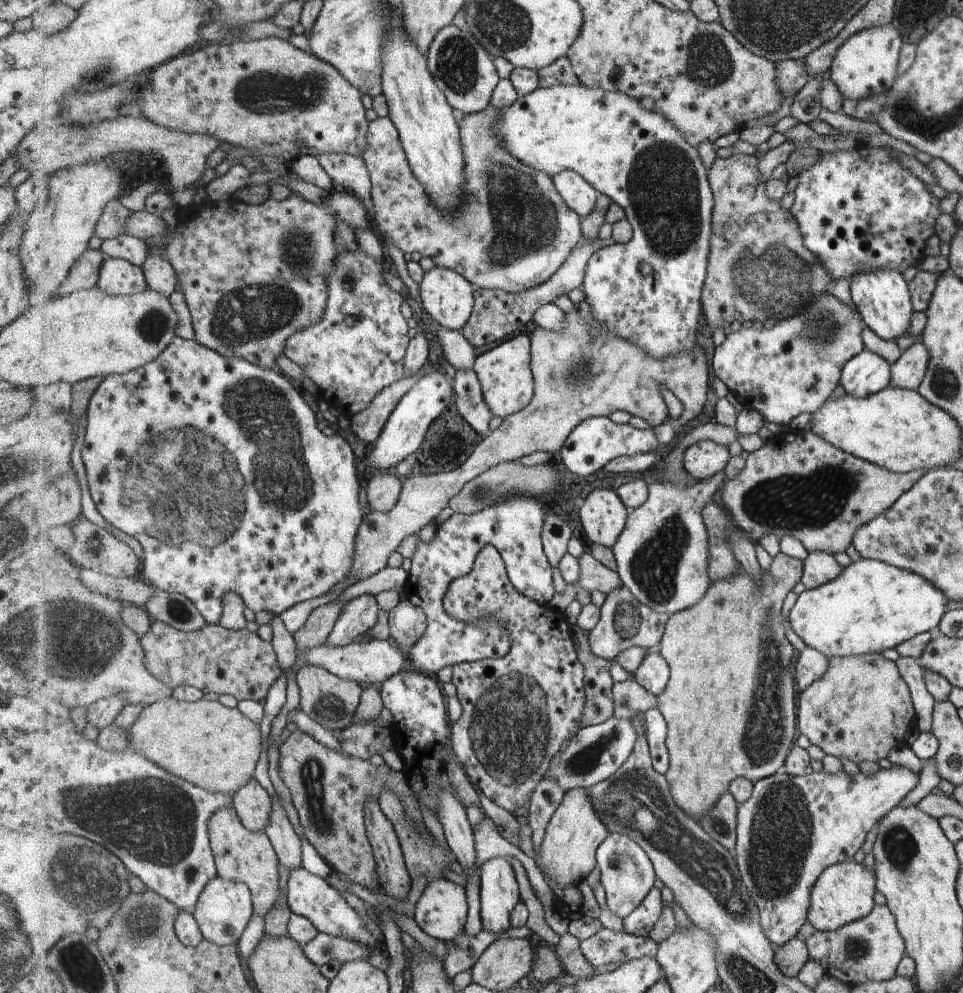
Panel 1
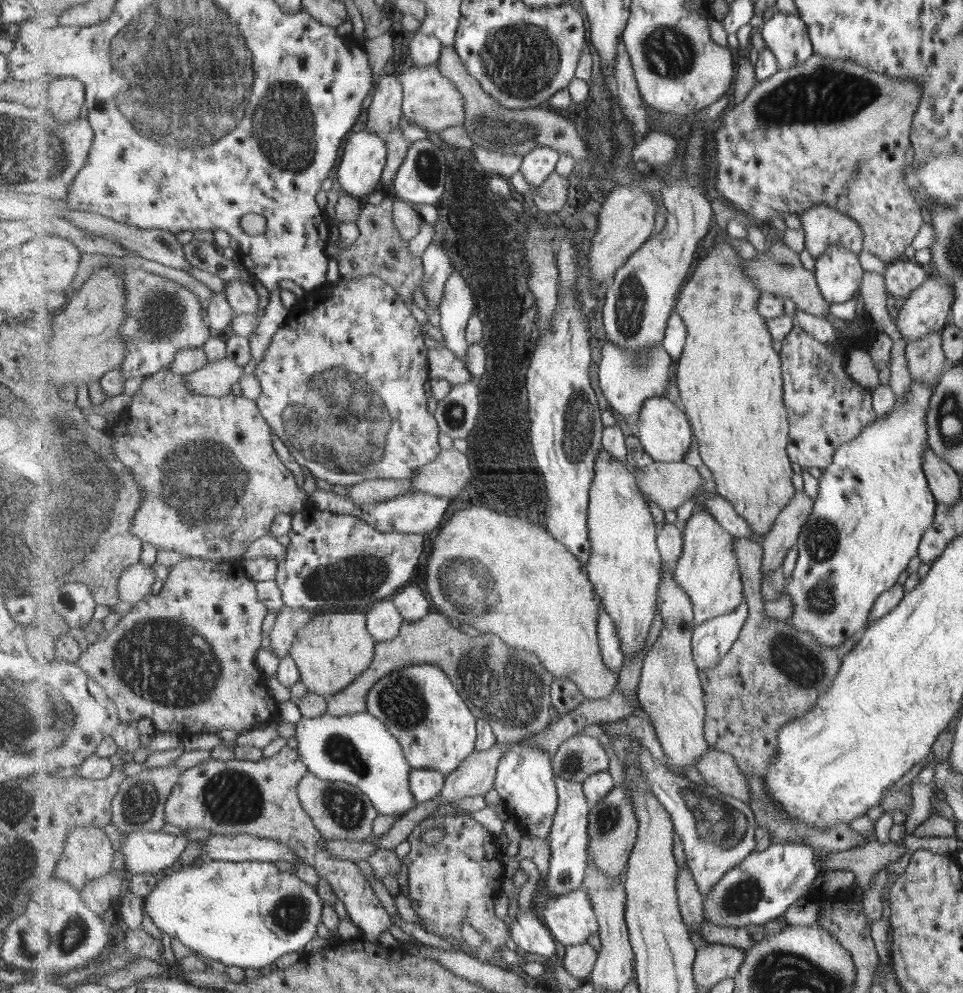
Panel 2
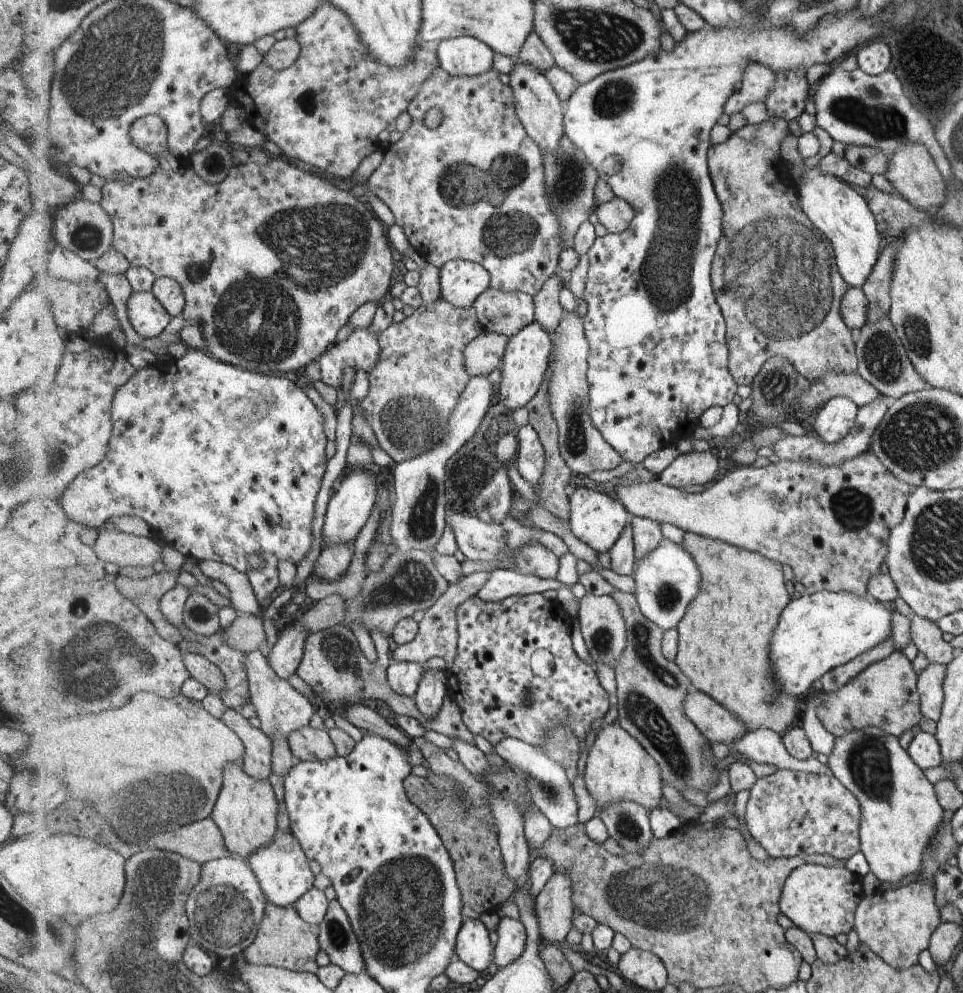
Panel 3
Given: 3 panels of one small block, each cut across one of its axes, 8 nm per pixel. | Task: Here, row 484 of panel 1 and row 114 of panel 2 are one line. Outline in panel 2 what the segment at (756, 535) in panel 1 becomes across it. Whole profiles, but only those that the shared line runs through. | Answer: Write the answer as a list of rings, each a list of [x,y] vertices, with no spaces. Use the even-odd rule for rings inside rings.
[[[815,54],[803,65],[780,70],[777,74],[759,81],[757,86],[749,92],[747,98],[736,107],[728,109],[723,116],[723,122],[714,133],[715,146],[711,152],[711,162],[717,162],[713,172],[713,188],[718,197],[731,203],[736,209],[741,209],[755,218],[762,220],[762,226],[770,229],[771,220],[785,218],[787,214],[801,217],[806,210],[816,204],[828,204],[831,208],[840,210],[859,223],[864,232],[864,250],[879,258],[883,265],[901,259],[905,248],[910,246],[913,236],[918,234],[921,227],[921,215],[917,203],[913,202],[910,190],[907,190],[904,181],[904,168],[907,146],[907,132],[911,131],[913,114],[916,113],[920,100],[920,86],[912,78],[889,78],[885,74],[873,72],[868,68],[847,59],[833,59]]]

